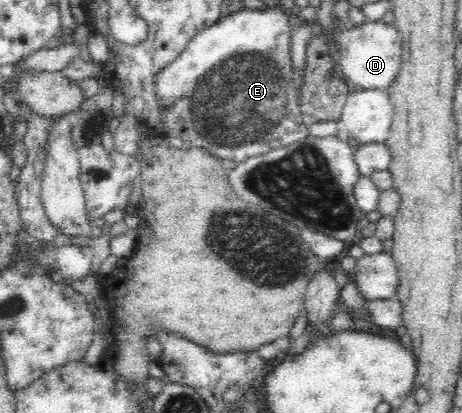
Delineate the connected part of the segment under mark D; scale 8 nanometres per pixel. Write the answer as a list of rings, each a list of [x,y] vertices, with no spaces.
[[[365,20],[351,29],[338,31],[338,49],[335,53],[338,73],[351,89],[387,89],[398,77],[402,62],[401,36],[394,24]]]

